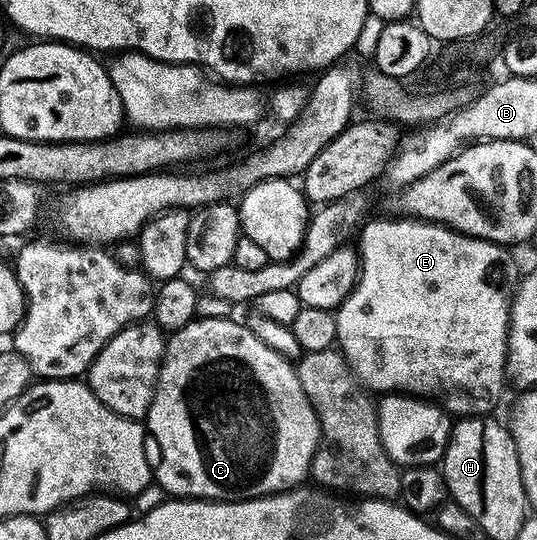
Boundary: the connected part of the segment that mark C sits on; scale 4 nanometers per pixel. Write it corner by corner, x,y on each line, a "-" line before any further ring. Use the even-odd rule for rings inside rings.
199,318
192,320
188,325
180,330
173,332
167,338
164,347
164,361
160,365
160,380
156,383
156,394
152,396
152,405
148,409
146,418
146,429
156,440
156,445
160,448
160,462
157,460
154,465
154,481
158,486
161,485
165,489
167,496
172,499
195,499
198,501
249,501
255,497
268,497
271,493
285,493
288,489
295,489
301,484
303,477
307,478
312,471
312,460
317,449
320,448
320,420
314,411
314,407
310,403
310,399
306,395
306,391
302,391
302,383
296,374
296,365
289,358
282,356
278,351
274,351
270,347
266,347
266,343
262,343
262,339
258,339
258,335
254,335
254,331
248,329
247,324
236,322
236,319
229,318

